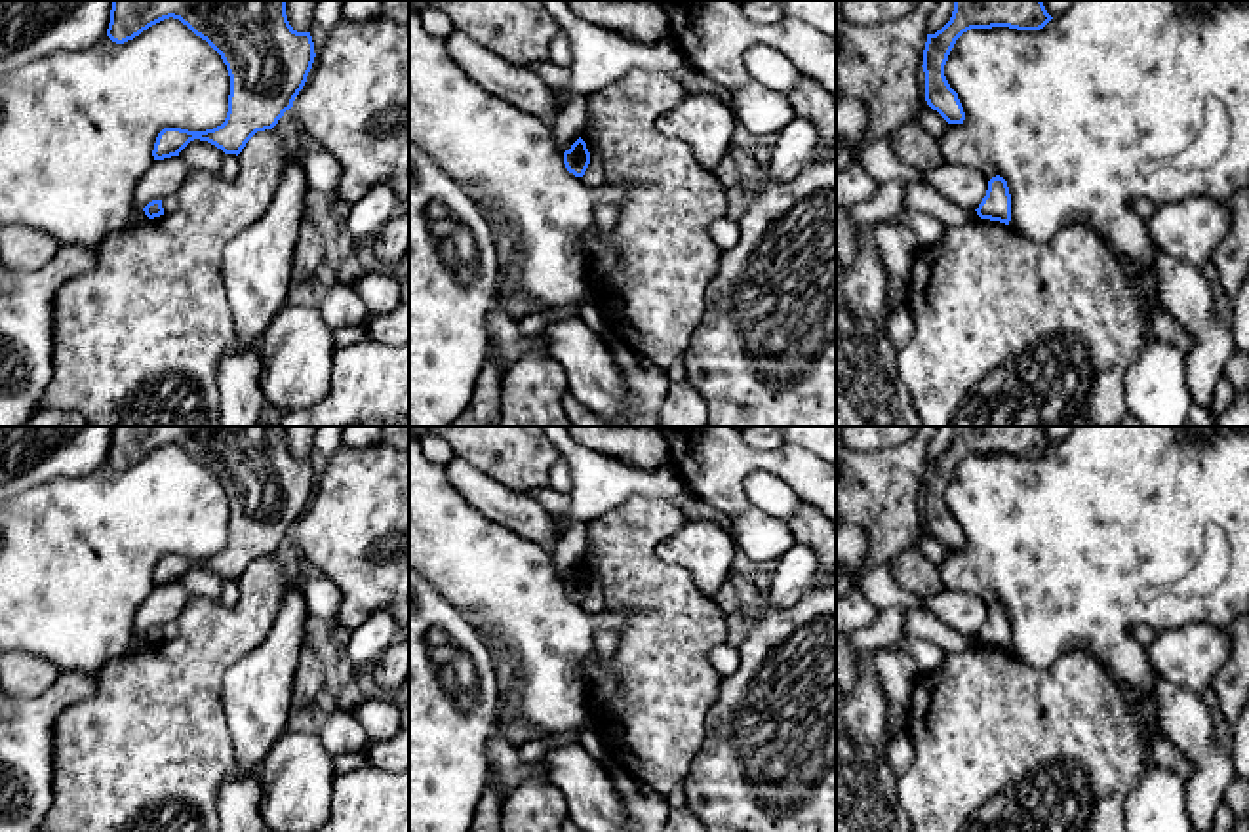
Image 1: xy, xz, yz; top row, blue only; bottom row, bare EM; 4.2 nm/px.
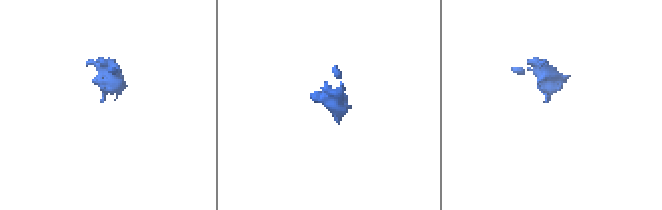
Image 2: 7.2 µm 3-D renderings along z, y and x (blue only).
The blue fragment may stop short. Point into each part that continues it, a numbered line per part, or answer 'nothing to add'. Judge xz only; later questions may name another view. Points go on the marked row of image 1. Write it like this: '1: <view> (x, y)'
nothing to add

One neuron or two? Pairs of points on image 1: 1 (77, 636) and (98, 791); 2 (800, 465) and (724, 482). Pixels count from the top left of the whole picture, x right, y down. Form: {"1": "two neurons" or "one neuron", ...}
{"1": "two neurons", "2": "one neuron"}

